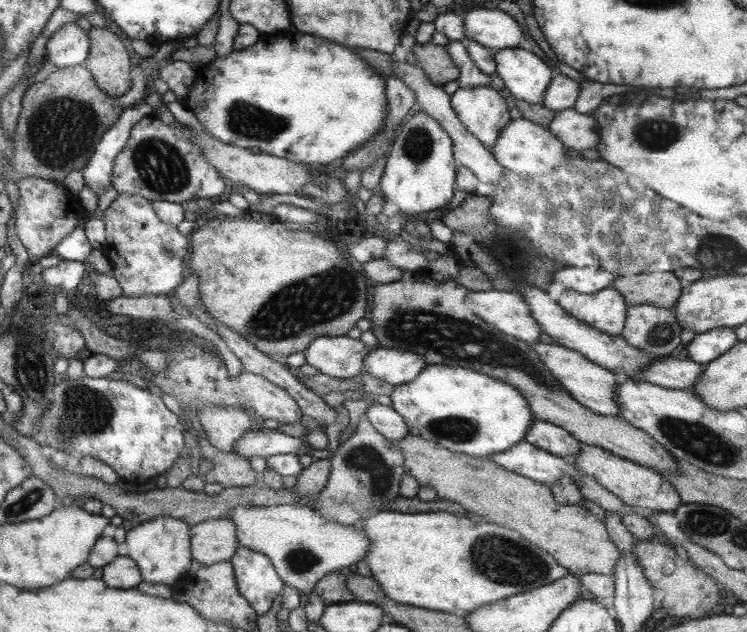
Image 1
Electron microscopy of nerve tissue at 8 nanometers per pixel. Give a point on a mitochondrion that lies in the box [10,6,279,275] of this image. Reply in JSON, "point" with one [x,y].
{"point":[60,130]}

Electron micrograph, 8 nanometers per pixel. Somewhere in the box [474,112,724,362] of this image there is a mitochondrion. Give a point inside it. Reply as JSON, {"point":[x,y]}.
{"point":[656,135]}

